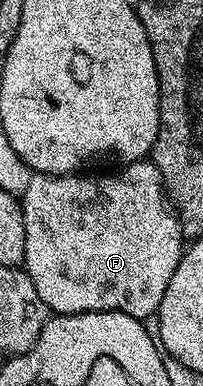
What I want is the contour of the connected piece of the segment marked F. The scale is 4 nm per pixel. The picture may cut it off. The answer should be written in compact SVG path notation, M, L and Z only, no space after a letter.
M149 159L140 160L137 164L119 167L111 176L86 176L87 174L71 174L69 176L44 176L34 174L28 188L20 197L24 214L24 270L32 278L32 286L36 286L36 294L44 301L51 313L59 316L76 314L77 312L120 312L130 320L145 321L146 316L153 317L160 306L160 298L164 298L164 290L168 290L168 281L176 274L176 266L184 251L182 225L172 211L166 195L166 187L162 185L160 170Z

